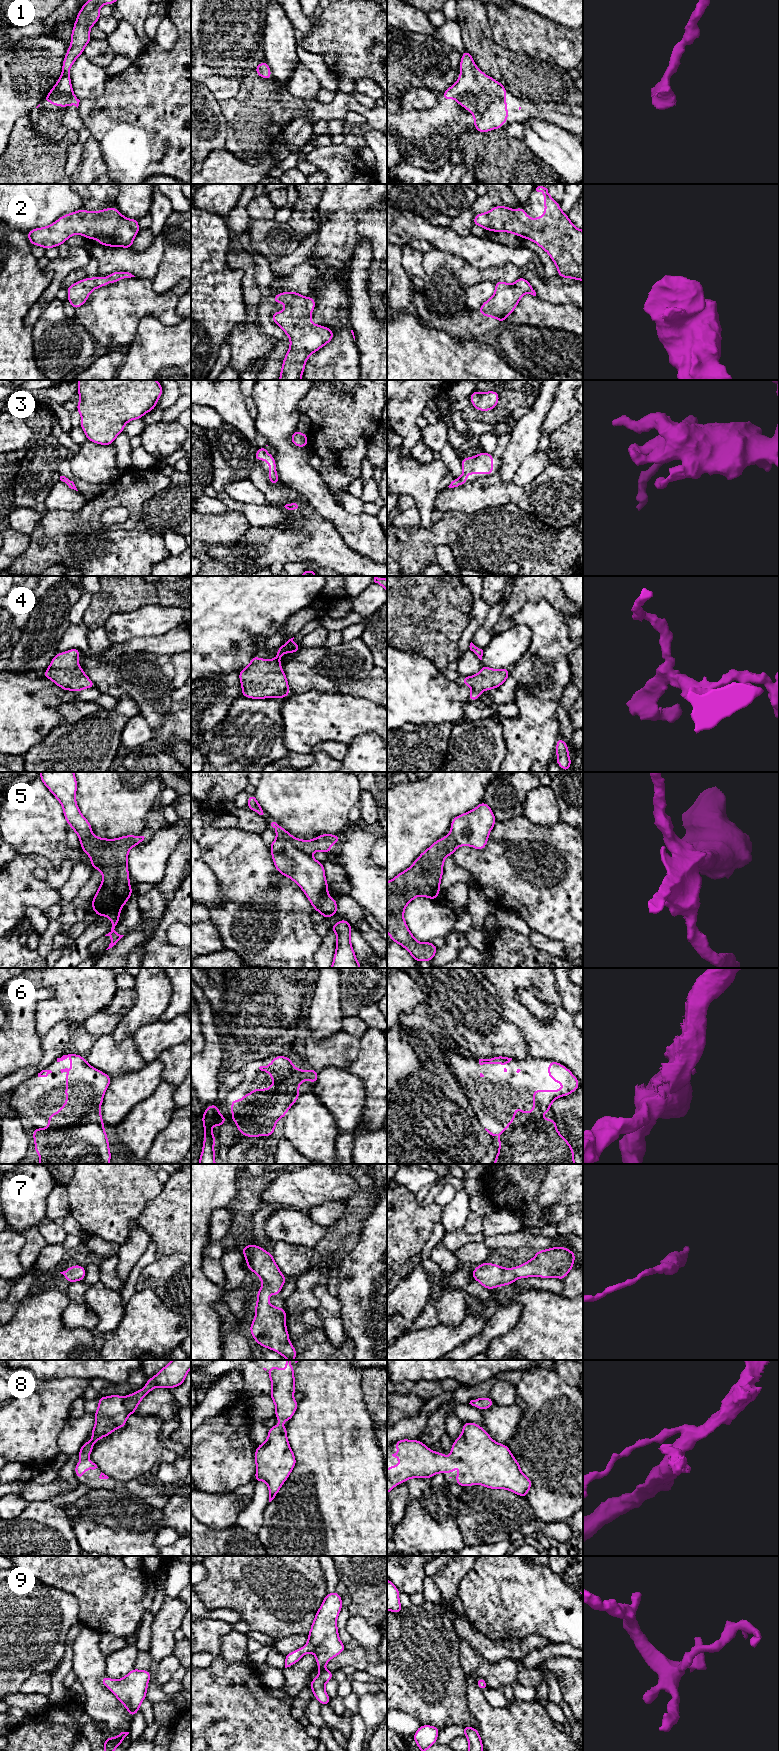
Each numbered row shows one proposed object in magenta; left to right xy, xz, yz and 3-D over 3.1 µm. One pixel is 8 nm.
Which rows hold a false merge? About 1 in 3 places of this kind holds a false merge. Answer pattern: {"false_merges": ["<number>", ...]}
{"false_merges": ["5", "6"]}

